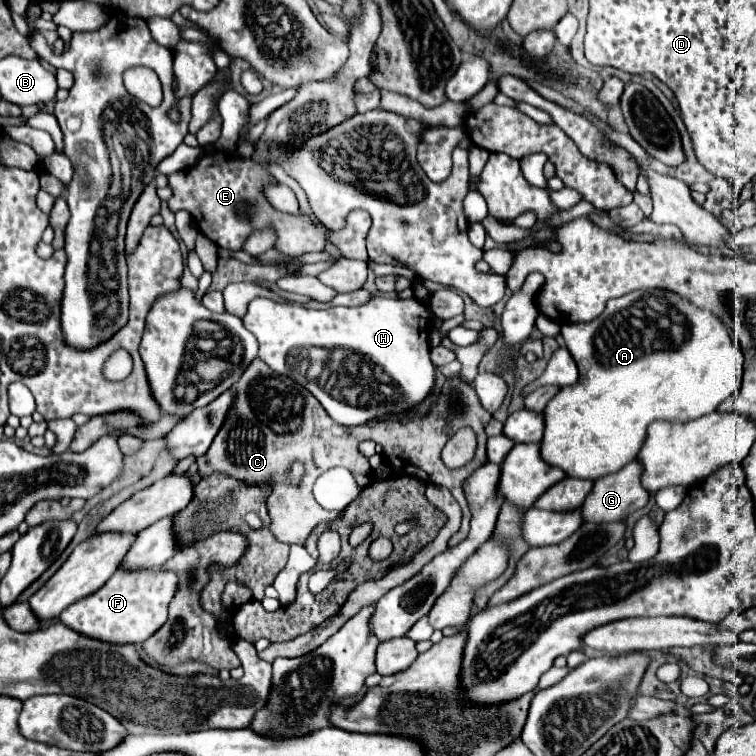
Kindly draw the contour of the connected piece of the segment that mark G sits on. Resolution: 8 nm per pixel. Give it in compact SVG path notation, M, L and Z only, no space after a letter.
M631 461L621 471L611 473L609 477L601 477L595 481L591 493L585 497L585 503L581 505L583 523L613 523L623 521L633 511L645 507L649 501L649 493L641 487L641 465L639 461Z

